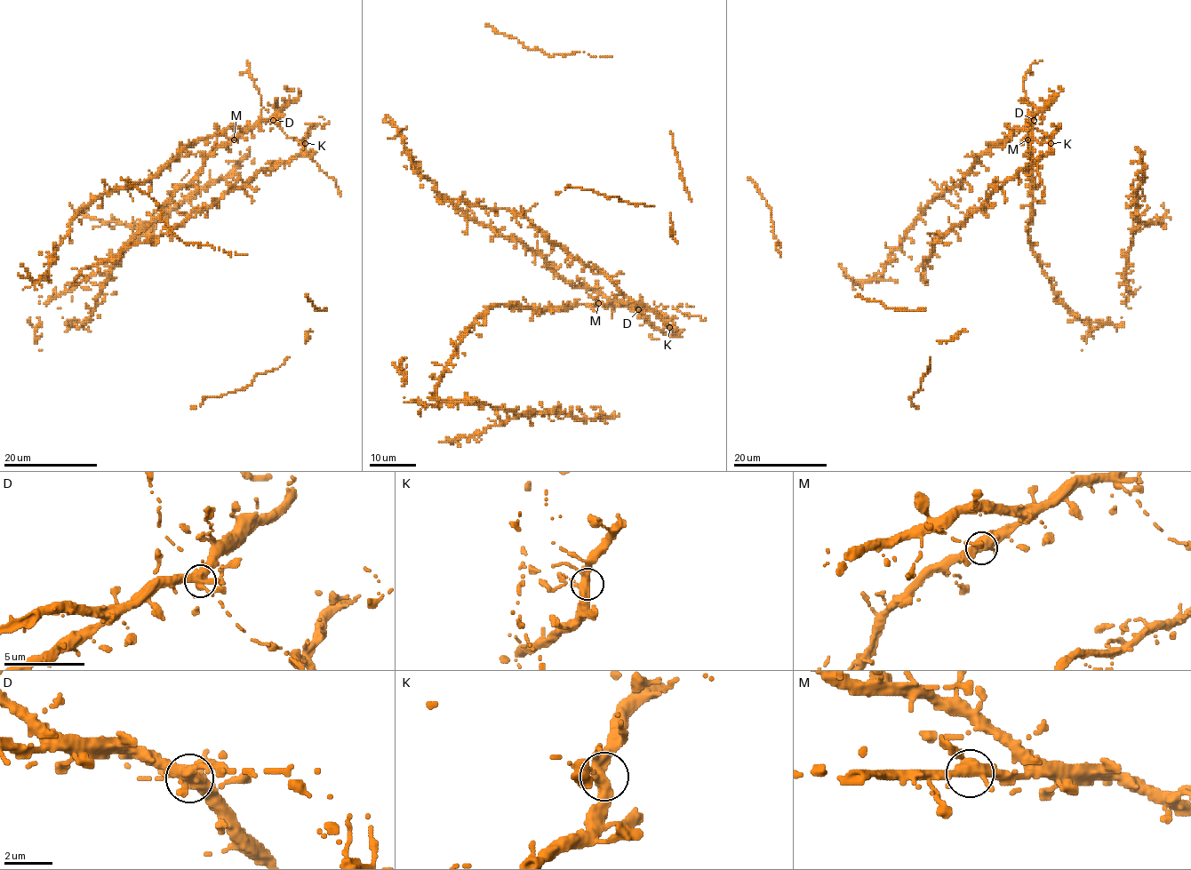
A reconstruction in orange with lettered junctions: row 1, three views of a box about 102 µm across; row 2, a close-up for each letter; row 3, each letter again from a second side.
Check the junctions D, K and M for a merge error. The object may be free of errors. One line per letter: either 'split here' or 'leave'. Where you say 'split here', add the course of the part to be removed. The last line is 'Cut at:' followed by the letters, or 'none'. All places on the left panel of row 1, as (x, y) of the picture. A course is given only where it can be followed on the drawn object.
D: leave
K: leave
M: leave
Cut at: none

